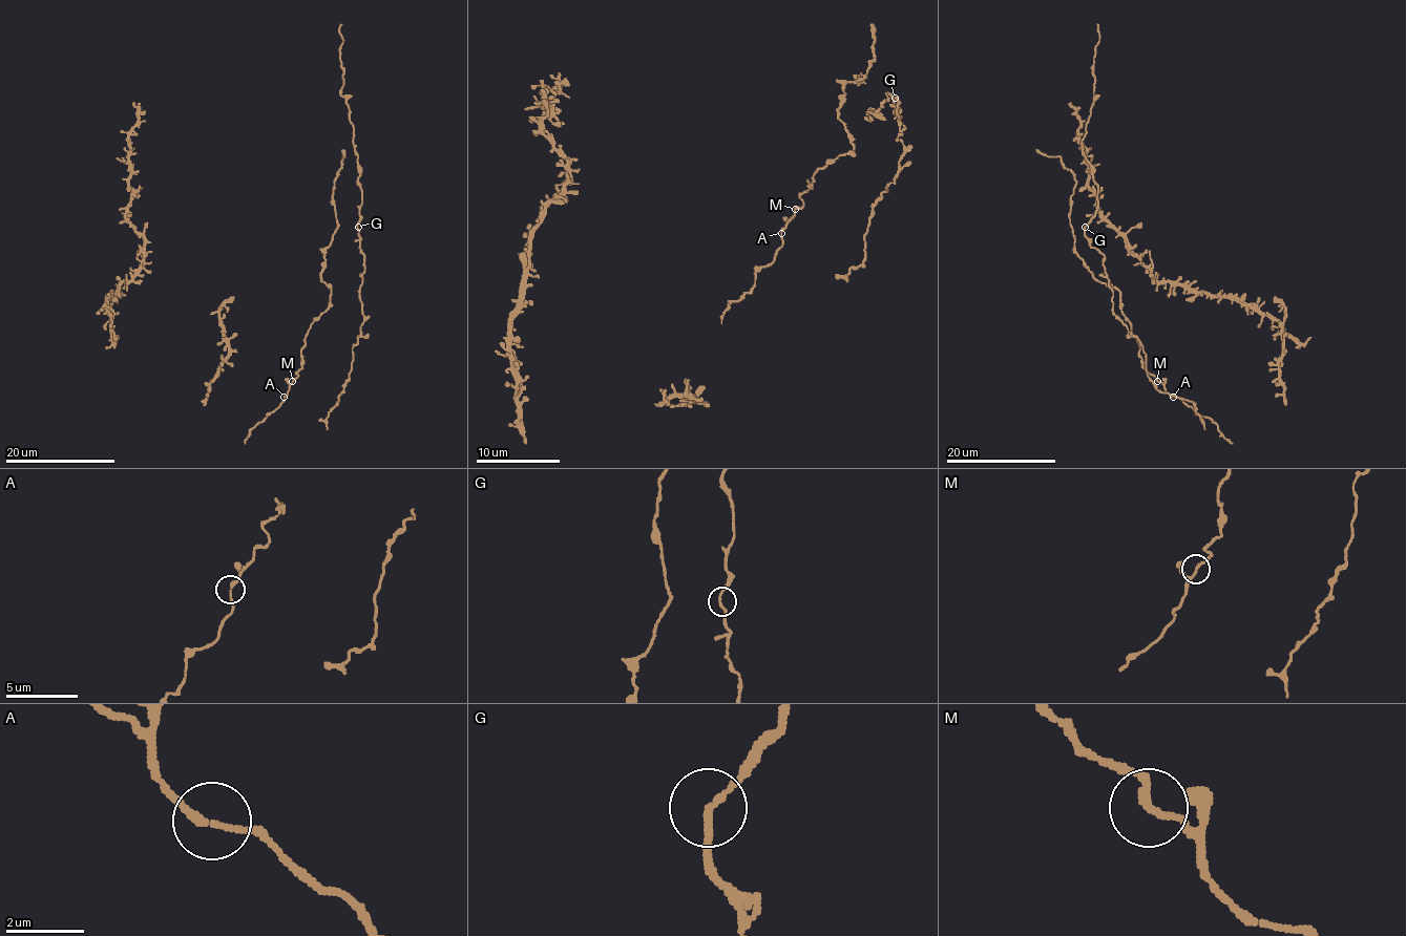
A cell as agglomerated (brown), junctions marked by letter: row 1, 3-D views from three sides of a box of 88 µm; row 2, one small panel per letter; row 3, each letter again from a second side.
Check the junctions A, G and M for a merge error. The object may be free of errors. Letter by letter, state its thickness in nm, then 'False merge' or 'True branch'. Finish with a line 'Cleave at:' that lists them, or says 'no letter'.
A: Thickness 160 nm. True branch
G: Thickness 170 nm. True branch
M: Thickness 160 nm. True branch
Cleave at: no letter

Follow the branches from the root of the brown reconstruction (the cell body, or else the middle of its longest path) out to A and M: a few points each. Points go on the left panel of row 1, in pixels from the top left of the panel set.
A: (245, 441), (248, 432), (279, 405), (284, 396)
M: (245, 441), (248, 432), (279, 405), (292, 381)

